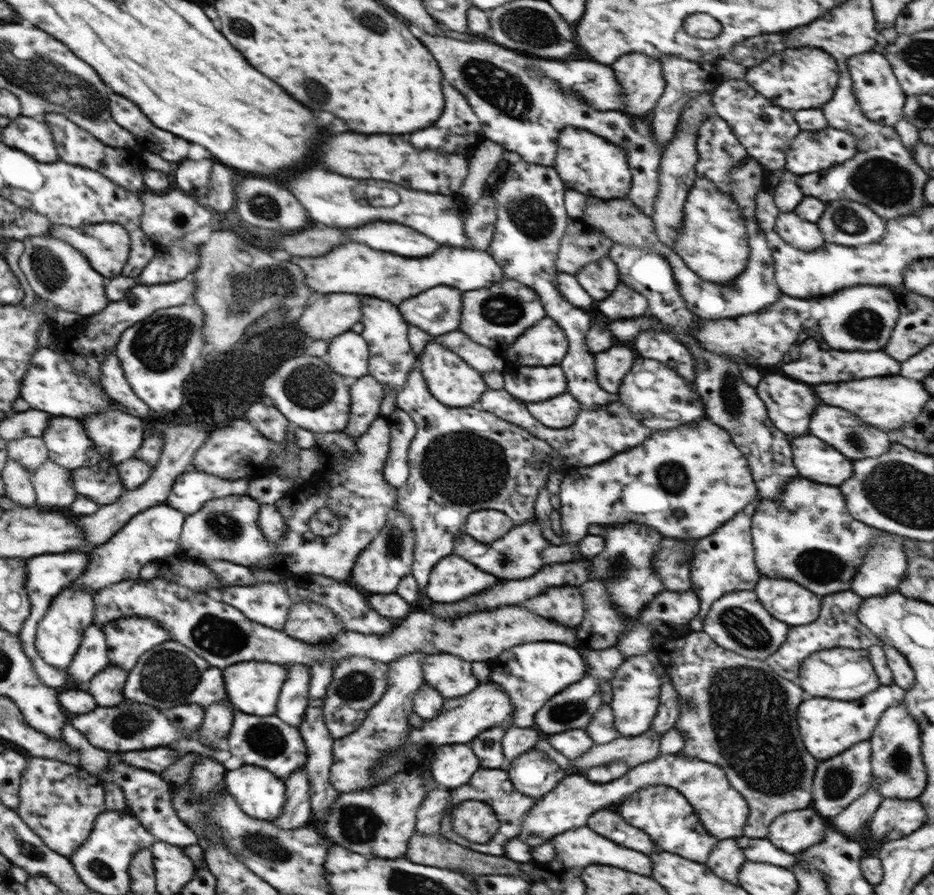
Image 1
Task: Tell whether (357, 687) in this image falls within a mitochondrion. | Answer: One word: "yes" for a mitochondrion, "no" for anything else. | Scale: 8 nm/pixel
yes

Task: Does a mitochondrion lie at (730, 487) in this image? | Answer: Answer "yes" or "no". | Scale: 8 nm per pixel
no

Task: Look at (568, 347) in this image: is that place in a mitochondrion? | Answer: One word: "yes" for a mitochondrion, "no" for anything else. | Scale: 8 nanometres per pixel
no

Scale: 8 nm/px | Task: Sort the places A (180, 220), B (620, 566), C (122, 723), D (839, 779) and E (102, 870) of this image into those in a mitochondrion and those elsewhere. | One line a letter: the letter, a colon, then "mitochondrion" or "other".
A: other
B: mitochondrion
C: mitochondrion
D: mitochondrion
E: mitochondrion

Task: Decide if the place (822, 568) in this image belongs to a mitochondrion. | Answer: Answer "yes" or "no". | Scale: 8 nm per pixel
yes

